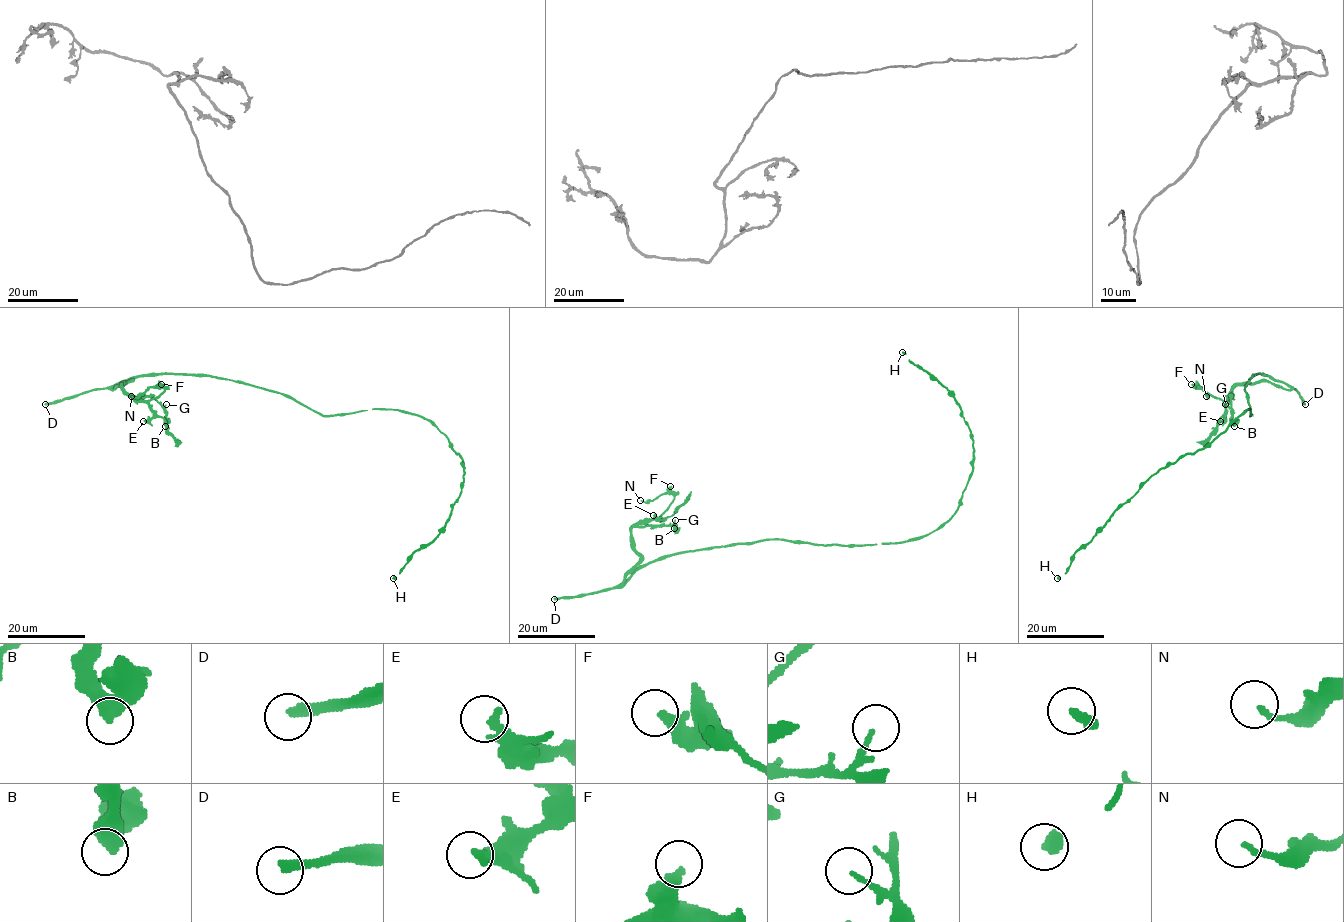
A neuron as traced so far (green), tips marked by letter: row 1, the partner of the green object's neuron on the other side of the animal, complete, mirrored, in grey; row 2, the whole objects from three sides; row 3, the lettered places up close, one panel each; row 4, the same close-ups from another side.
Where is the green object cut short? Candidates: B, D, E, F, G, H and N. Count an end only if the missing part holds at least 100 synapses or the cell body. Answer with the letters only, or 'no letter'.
D

